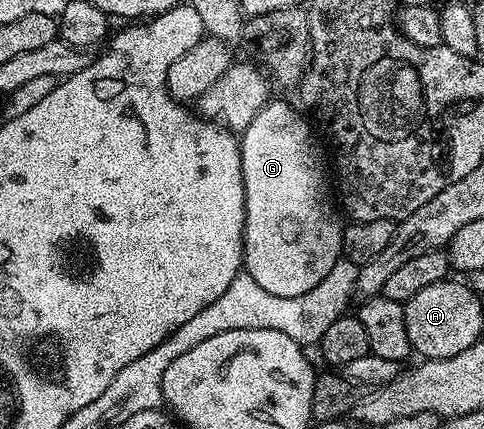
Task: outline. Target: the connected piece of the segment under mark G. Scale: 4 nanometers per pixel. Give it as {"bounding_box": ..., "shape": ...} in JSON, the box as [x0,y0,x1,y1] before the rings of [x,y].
{"bounding_box":[239,98,344,297],"shape":[[[272,98],[259,110],[257,117],[249,121],[239,139],[245,200],[241,267],[265,293],[277,293],[277,297],[301,297],[301,293],[309,293],[343,255],[344,224],[335,216],[333,187],[327,184],[323,159],[311,136],[312,124],[296,111],[289,104]]]}

